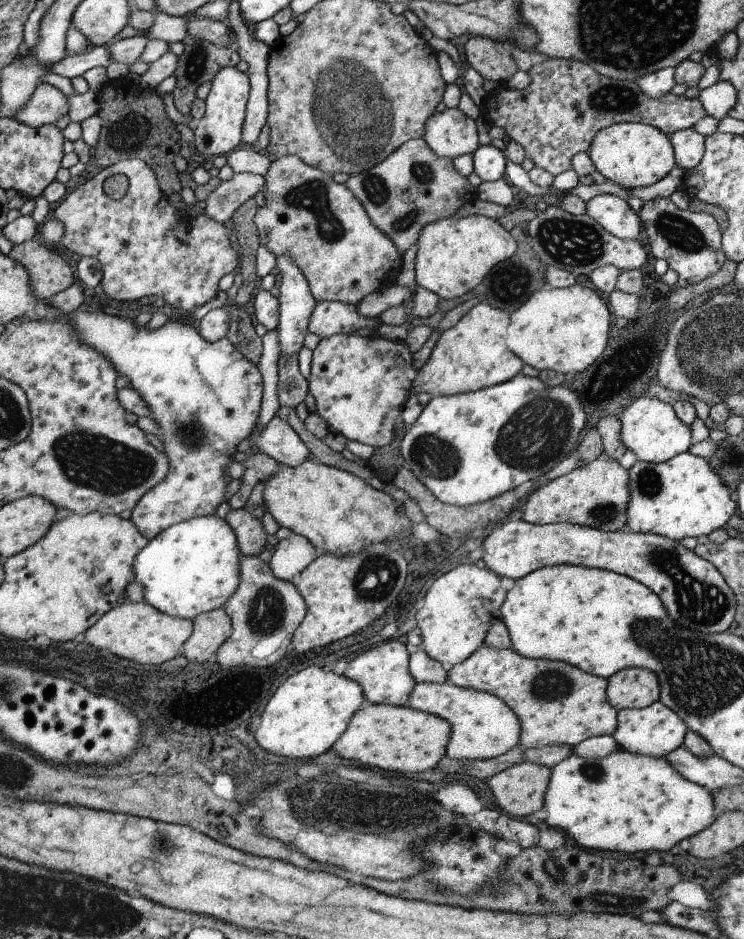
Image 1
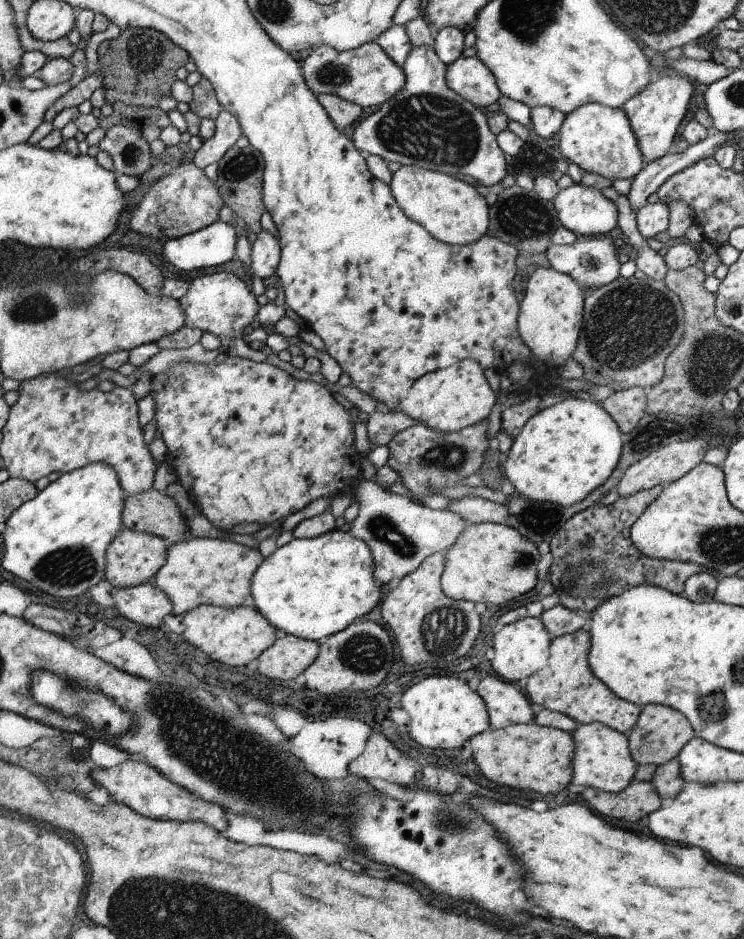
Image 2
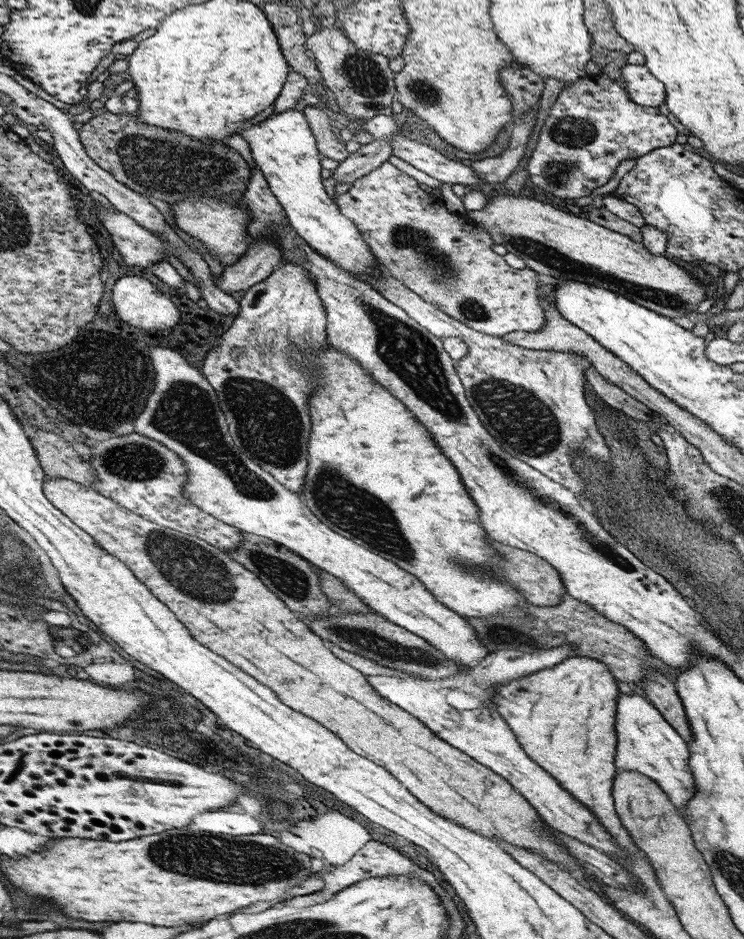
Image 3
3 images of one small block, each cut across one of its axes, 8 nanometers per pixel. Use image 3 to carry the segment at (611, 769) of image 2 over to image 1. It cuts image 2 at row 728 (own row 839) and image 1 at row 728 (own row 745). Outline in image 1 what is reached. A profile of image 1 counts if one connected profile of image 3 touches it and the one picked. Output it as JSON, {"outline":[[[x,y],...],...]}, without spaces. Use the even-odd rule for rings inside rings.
{"outline":[[[416,682],[412,696],[408,698],[408,706],[414,710],[440,716],[450,724],[450,740],[446,755],[456,760],[491,759],[512,750],[519,744],[520,720],[498,696],[492,693],[471,688],[446,684]]]}

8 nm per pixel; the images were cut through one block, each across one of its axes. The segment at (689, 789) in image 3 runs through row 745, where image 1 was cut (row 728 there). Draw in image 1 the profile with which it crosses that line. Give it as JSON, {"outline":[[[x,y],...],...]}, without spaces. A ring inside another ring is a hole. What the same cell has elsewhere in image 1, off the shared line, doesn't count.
{"outline":[[[658,700],[646,708],[617,710],[617,728],[613,737],[621,751],[658,758],[683,746],[686,732],[688,728],[680,716]]]}

